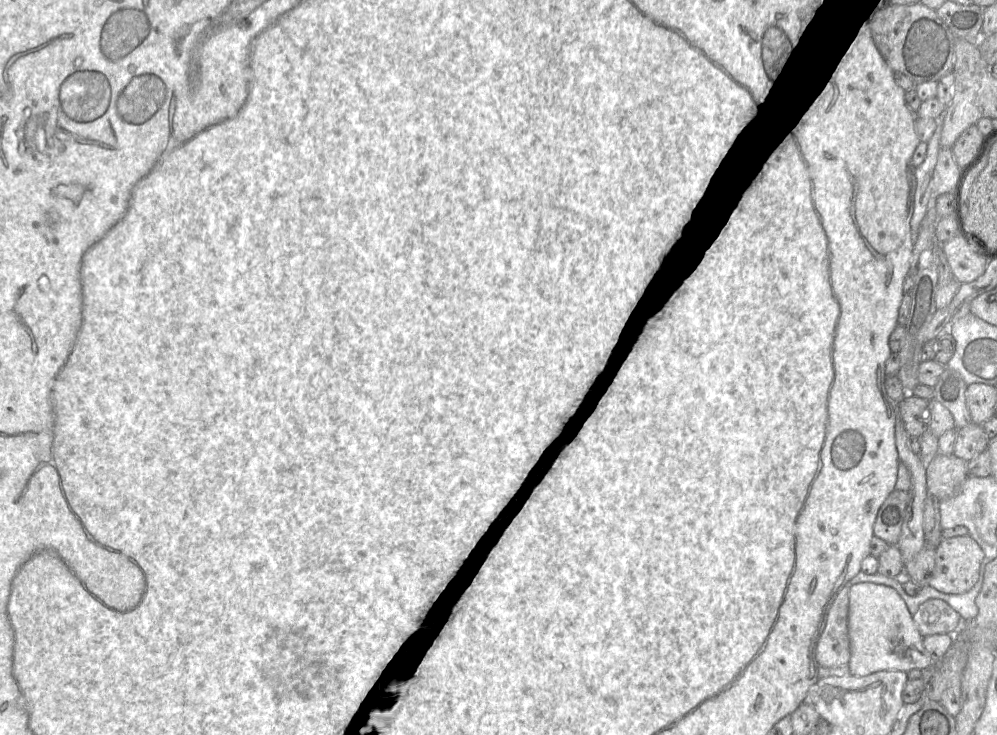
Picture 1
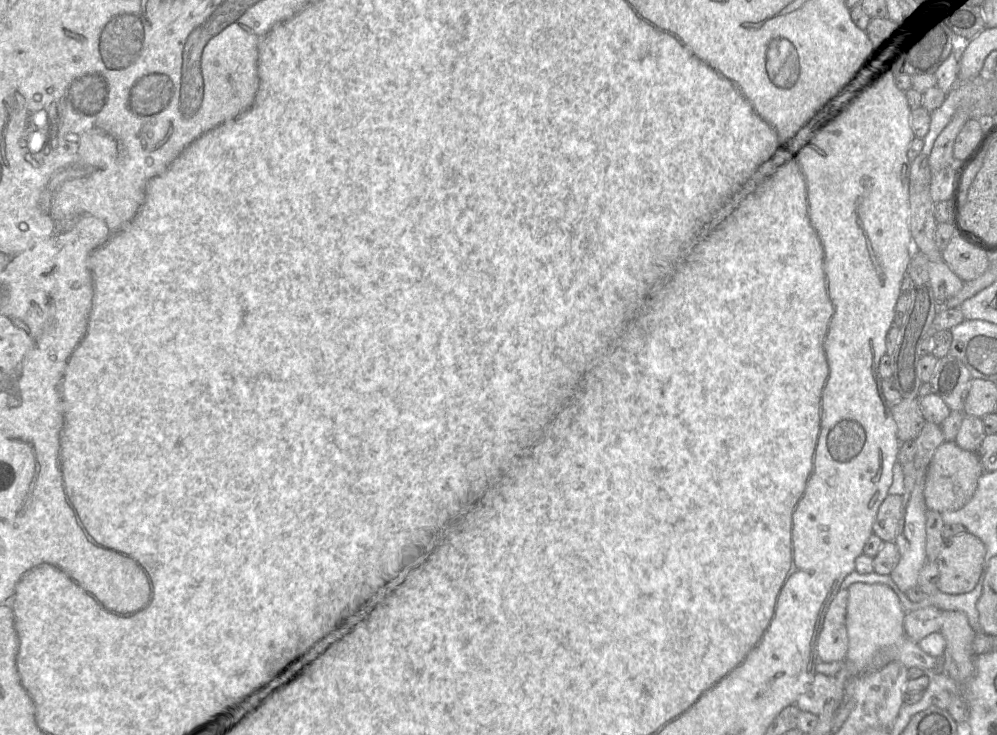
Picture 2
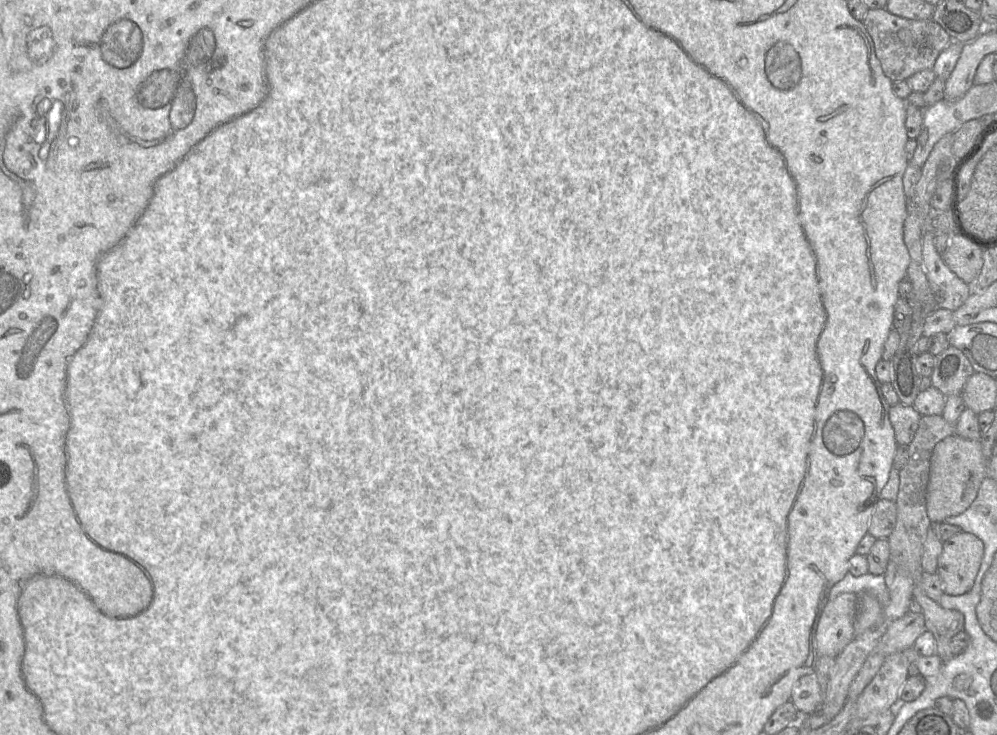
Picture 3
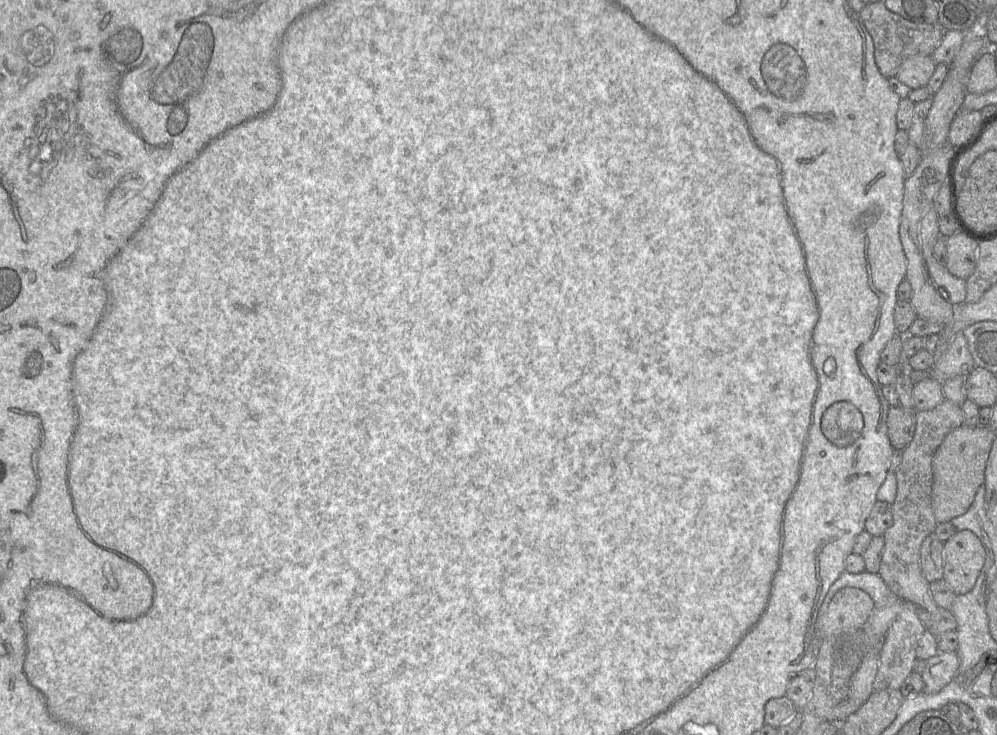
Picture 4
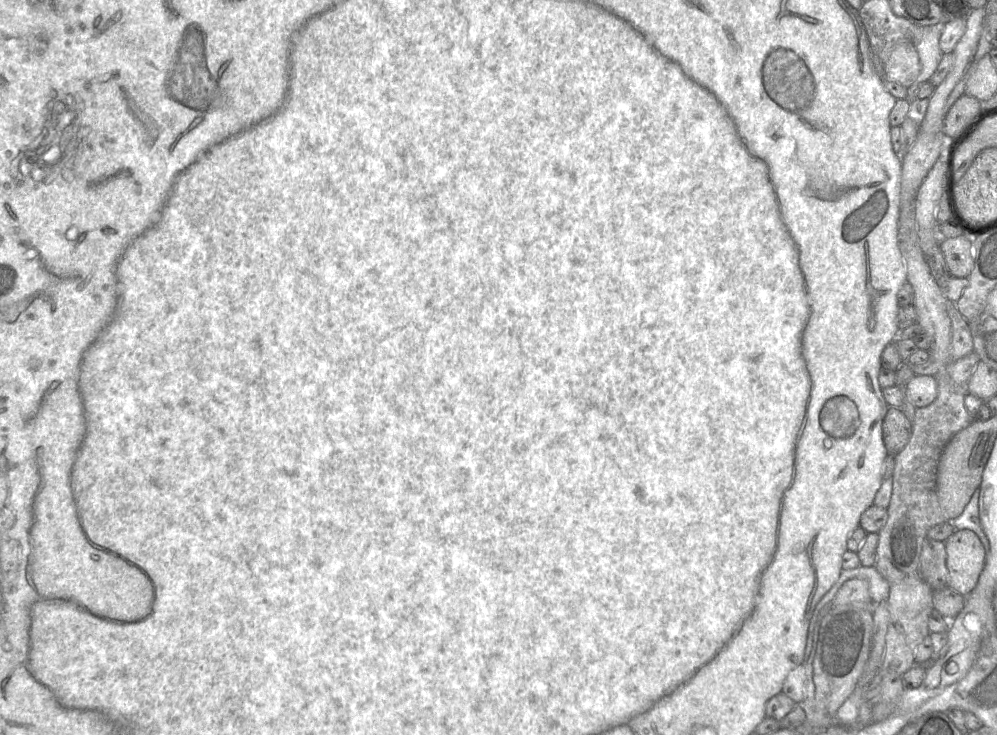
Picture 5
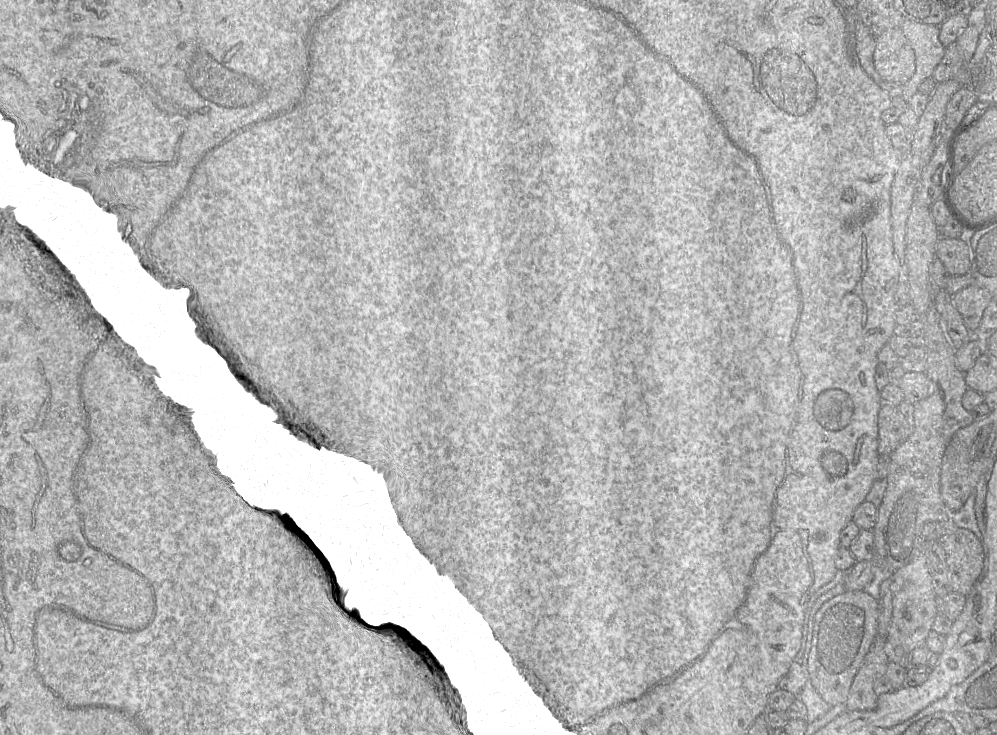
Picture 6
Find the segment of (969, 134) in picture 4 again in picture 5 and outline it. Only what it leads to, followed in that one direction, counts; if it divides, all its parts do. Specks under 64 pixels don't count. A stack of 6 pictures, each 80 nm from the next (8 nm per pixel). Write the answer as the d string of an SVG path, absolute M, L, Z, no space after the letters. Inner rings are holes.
M966 93L951 106L943 123L943 132L948 141L964 135L981 114L981 101Z

